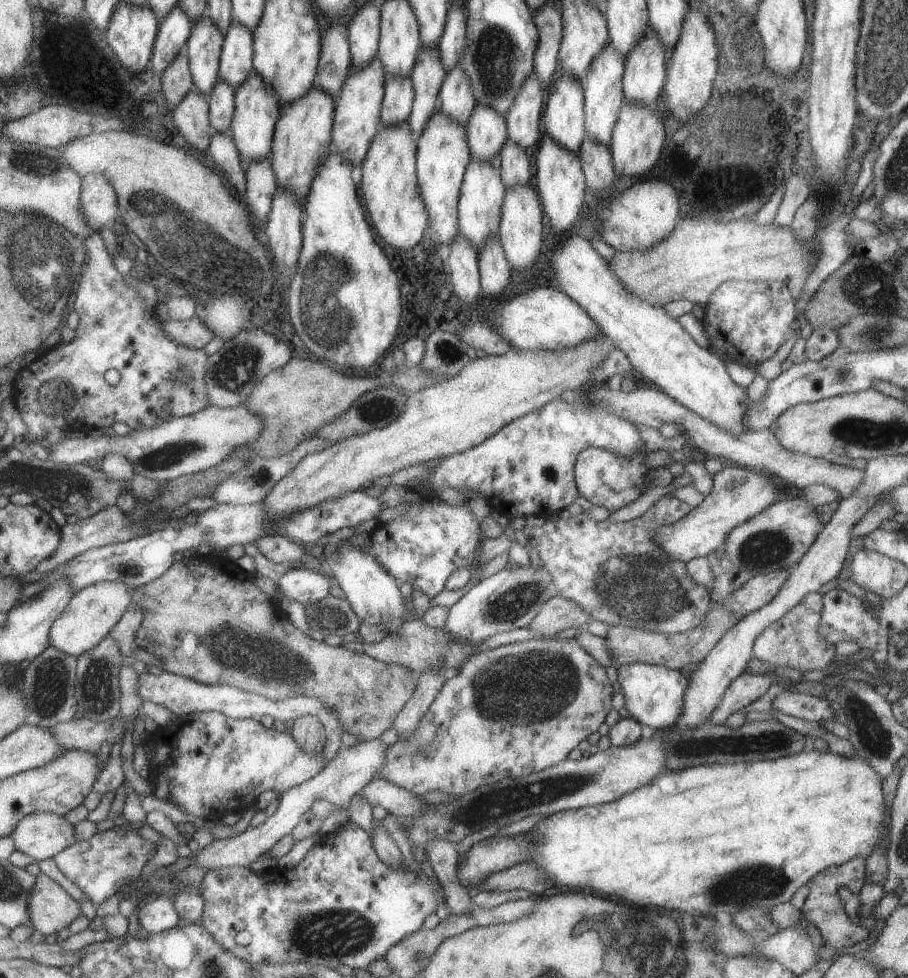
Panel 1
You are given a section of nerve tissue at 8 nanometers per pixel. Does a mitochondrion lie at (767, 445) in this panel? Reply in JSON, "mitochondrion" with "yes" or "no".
{"mitochondrion":"no"}

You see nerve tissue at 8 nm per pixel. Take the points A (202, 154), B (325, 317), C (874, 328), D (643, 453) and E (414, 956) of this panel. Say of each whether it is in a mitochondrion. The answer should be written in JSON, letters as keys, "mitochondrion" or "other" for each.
{"A":"other","B":"mitochondrion","C":"mitochondrion","D":"other","E":"mitochondrion"}

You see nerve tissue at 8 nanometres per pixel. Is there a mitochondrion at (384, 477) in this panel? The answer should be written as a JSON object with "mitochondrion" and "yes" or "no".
{"mitochondrion":"no"}

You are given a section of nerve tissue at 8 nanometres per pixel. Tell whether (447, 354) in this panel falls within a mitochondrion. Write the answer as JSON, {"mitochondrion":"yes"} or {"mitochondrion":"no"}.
{"mitochondrion":"yes"}

